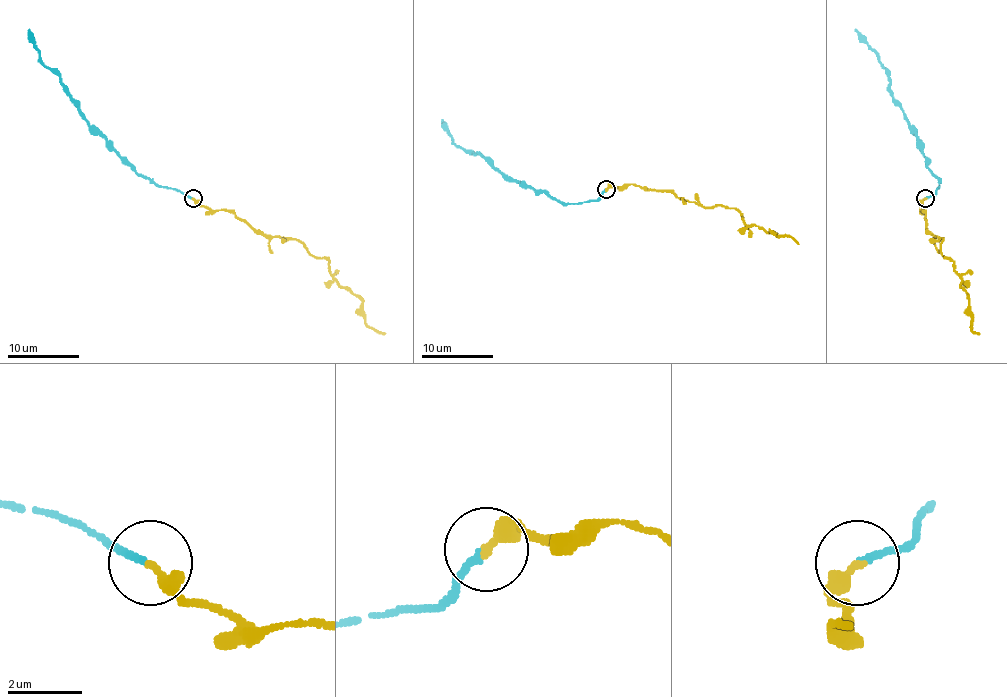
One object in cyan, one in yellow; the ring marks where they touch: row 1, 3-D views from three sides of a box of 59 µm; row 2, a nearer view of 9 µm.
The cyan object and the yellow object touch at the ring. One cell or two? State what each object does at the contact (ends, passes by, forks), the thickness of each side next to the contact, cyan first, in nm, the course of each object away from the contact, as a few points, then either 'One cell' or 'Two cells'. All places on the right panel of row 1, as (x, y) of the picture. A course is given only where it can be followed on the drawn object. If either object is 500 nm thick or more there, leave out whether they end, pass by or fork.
At the ring cyan ends. At the ring yellow ends. Thickness 180 nm (cyan) against 300 nm. Course of cyan: (924, 198), (935, 192), (938, 183), (935, 174), (928, 167), (917, 131), (904, 117), (878, 54), (854, 29). Course of yellow: (924, 198), (919, 210), (926, 214), (926, 228), (942, 239), (940, 253), (962, 280), (971, 326), (980, 334). One cell

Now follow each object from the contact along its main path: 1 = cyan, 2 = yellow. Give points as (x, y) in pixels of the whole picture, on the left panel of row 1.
1: (191, 198), (152, 183), (96, 131), (61, 78), (45, 65), (29, 29)
2: (193, 198), (324, 257), (334, 280), (361, 301), (368, 326), (384, 334)

